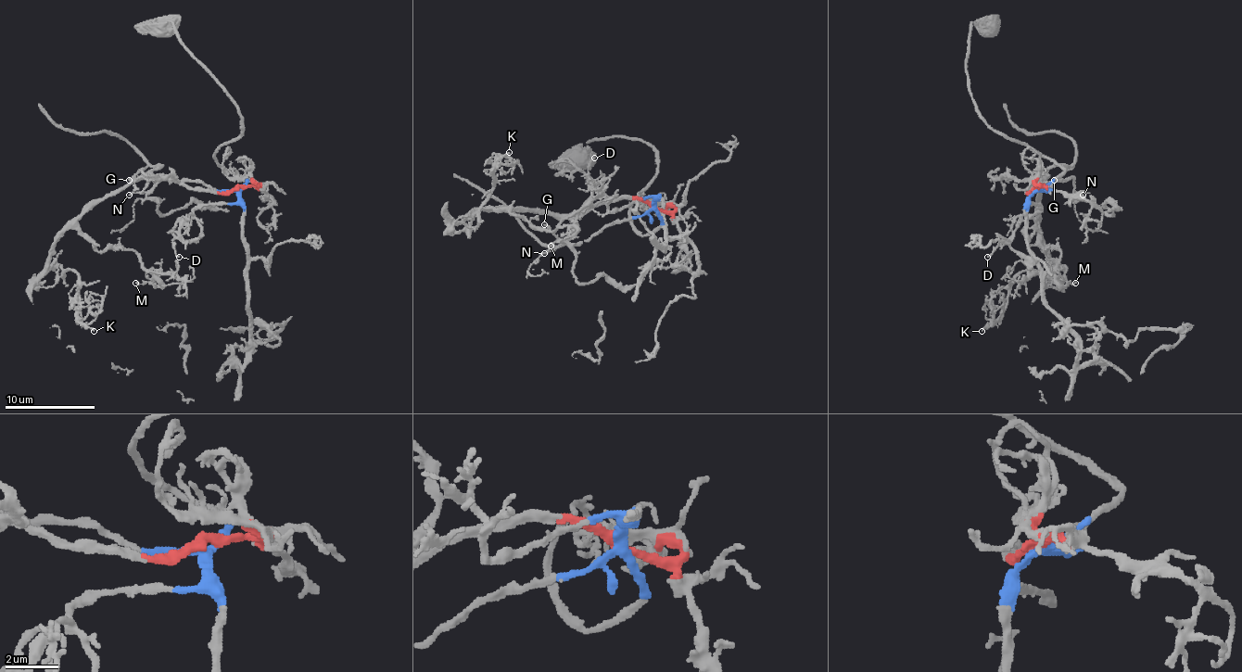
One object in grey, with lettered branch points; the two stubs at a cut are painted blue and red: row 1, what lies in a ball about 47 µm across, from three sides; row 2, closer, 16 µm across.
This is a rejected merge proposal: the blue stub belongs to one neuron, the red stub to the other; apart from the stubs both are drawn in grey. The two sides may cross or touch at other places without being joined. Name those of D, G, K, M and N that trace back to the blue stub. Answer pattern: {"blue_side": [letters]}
{"blue_side": ["D", "N"]}

